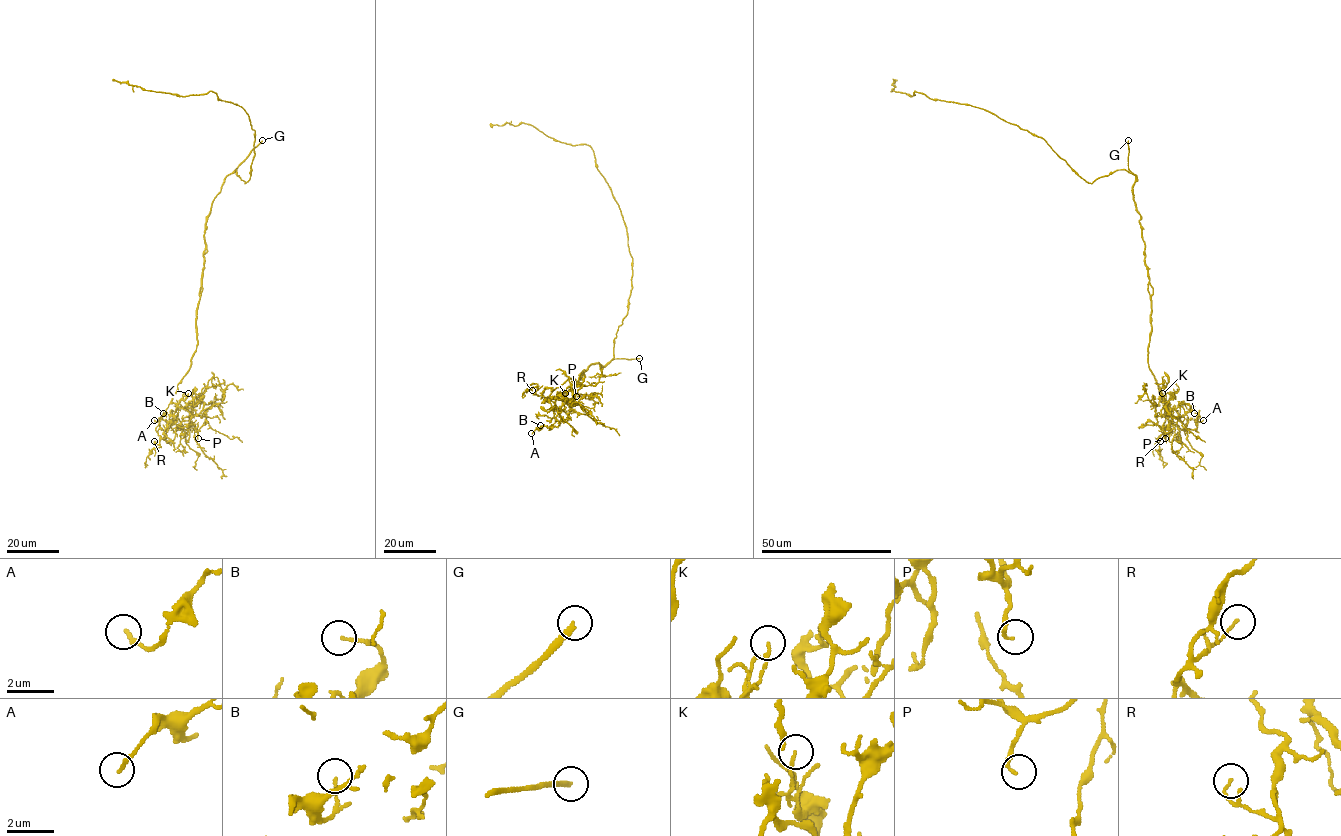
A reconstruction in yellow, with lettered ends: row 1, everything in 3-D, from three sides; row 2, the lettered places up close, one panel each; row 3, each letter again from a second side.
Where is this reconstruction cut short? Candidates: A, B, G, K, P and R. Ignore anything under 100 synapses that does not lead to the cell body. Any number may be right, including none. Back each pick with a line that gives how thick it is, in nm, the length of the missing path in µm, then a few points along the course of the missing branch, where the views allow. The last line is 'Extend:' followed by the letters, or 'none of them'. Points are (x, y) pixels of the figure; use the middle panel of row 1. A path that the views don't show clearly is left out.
G: 190 nm thick; about 25 µm are missing; missing branch runs (639, 358), (659, 352), (665, 346), (663, 340), (665, 342)
P: 140 nm thick; about 20 µm are missing; missing branch runs (576, 396), (561, 385), (559, 394), (556, 392), (552, 380)
Extend: G, P

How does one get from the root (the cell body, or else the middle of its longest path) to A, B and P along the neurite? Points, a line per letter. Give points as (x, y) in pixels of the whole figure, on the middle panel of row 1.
A: (613, 358), (554, 389), (549, 397), (560, 423), (531, 433)
B: (613, 358), (554, 389), (549, 397), (560, 423), (540, 425)
P: (613, 358), (604, 365), (592, 363), (579, 379), (569, 378), (549, 397), (573, 403), (576, 396)

